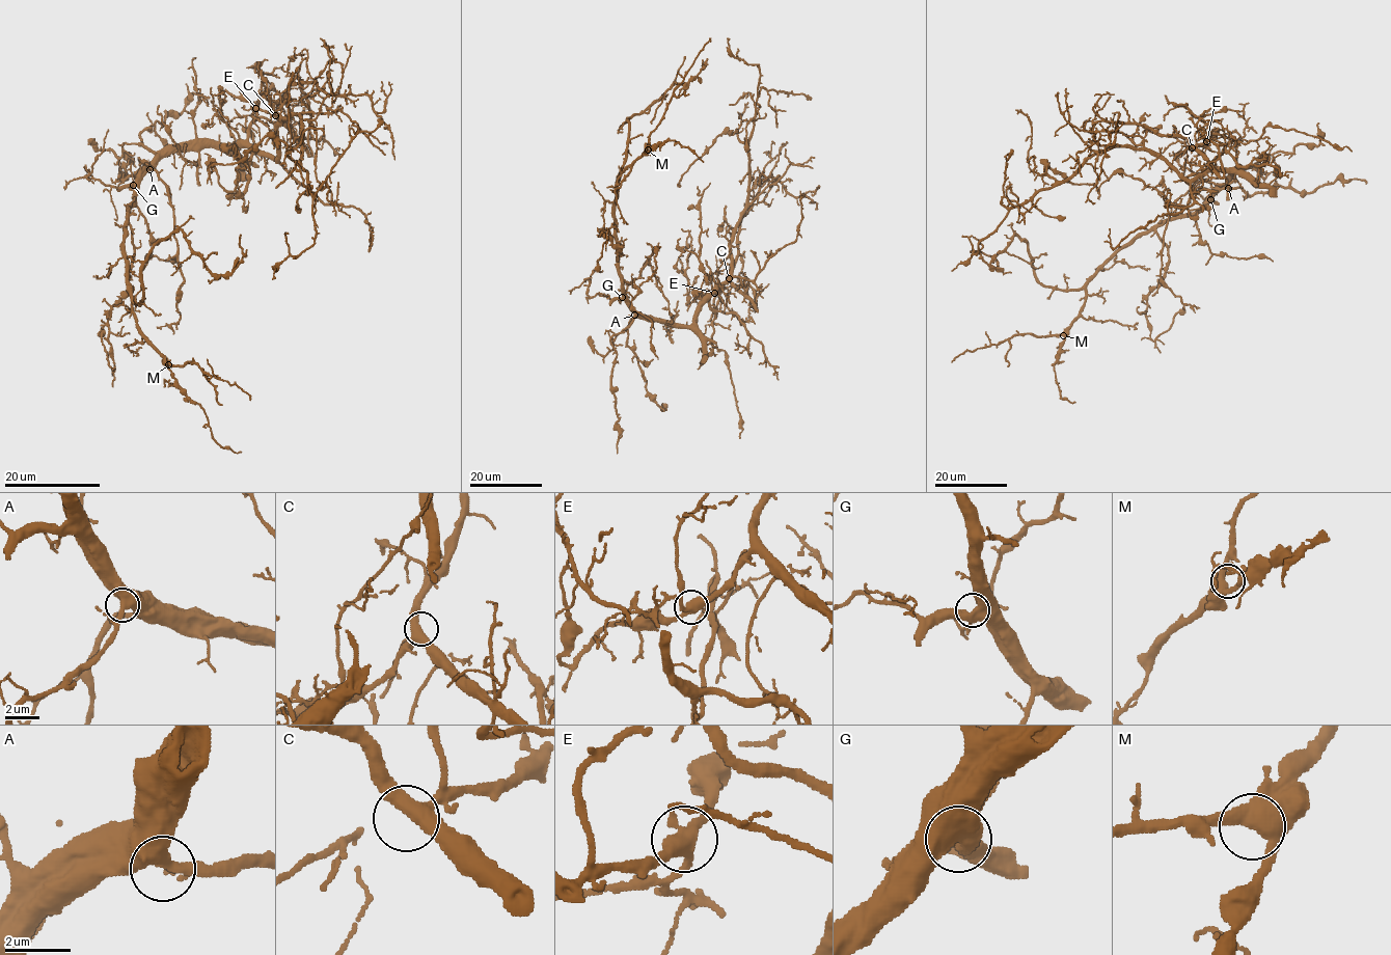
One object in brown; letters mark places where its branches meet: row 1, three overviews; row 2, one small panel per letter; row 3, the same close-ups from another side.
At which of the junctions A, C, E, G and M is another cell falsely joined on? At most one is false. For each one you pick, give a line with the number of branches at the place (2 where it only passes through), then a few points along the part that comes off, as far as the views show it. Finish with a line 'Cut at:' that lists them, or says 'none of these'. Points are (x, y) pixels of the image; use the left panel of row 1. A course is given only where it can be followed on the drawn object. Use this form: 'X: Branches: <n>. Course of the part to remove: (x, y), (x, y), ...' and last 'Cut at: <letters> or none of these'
E: Branches: 3. Course of the part to remove: (255, 107), (272, 113), (291, 85), (315, 81), (332, 94), (366, 94), (390, 130), (394, 159)
Cut at: E

